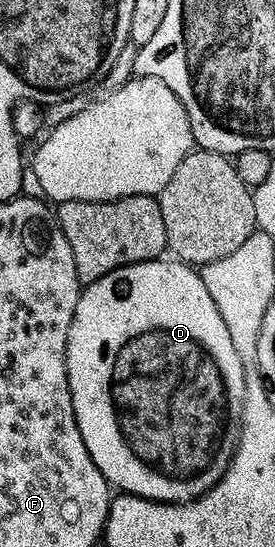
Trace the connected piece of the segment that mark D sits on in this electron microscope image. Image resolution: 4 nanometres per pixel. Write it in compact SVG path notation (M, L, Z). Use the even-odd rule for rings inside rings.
M167 259L126 264L105 274L105 277L99 278L97 282L86 285L80 291L77 310L73 322L70 323L66 340L66 370L78 429L81 430L90 457L108 483L128 495L185 505L211 489L224 476L225 470L231 464L232 455L239 441L239 431L242 428L244 378L247 368L234 349L233 338L222 321L216 302L205 287L202 275L192 265L179 259Z

